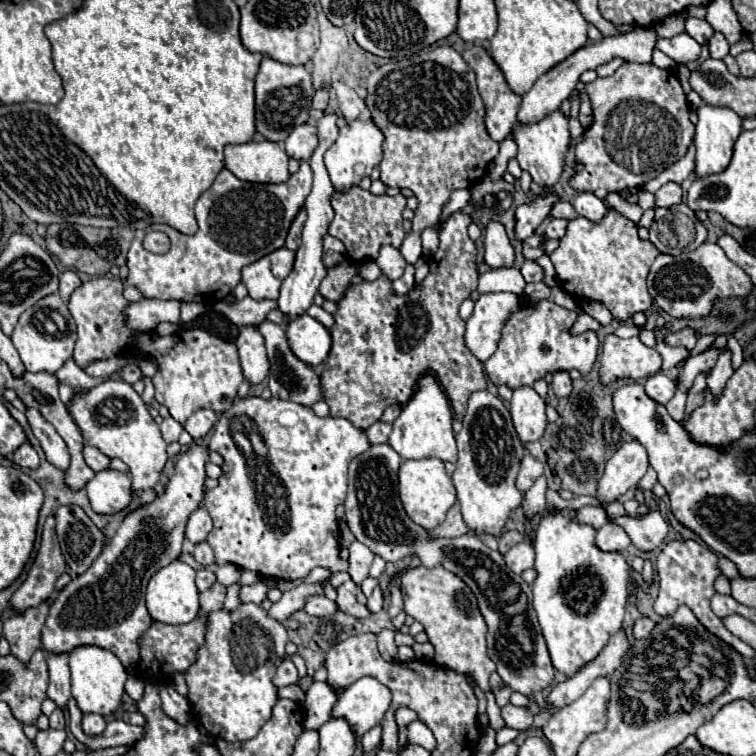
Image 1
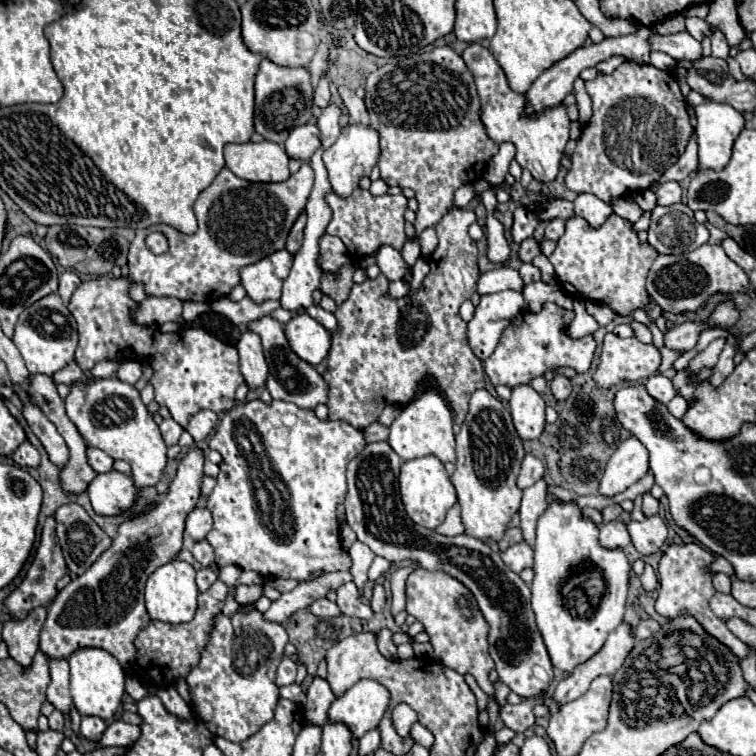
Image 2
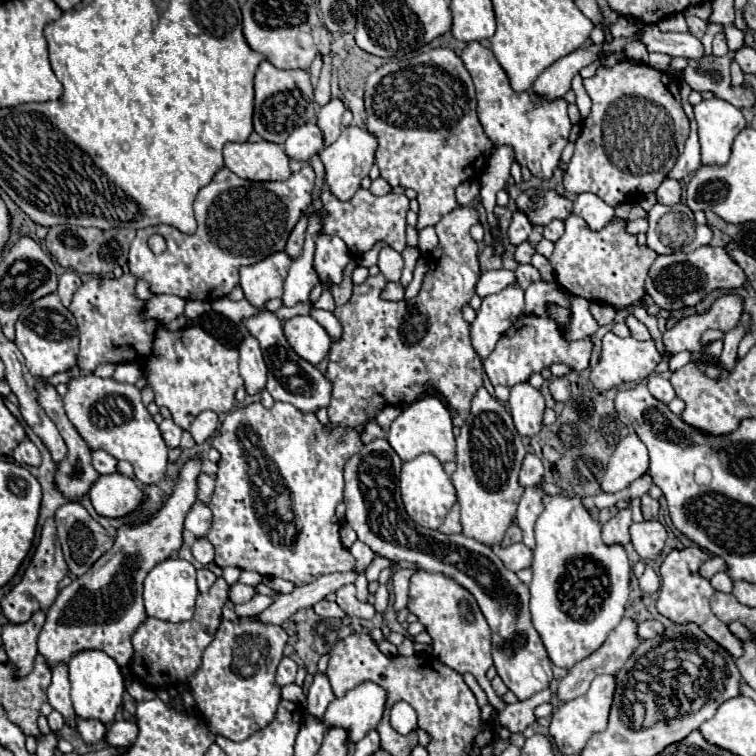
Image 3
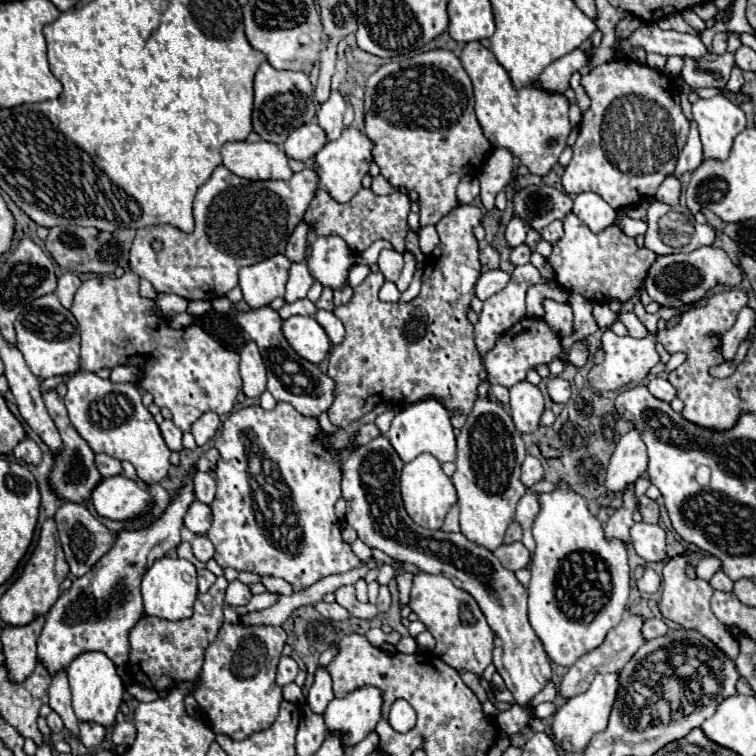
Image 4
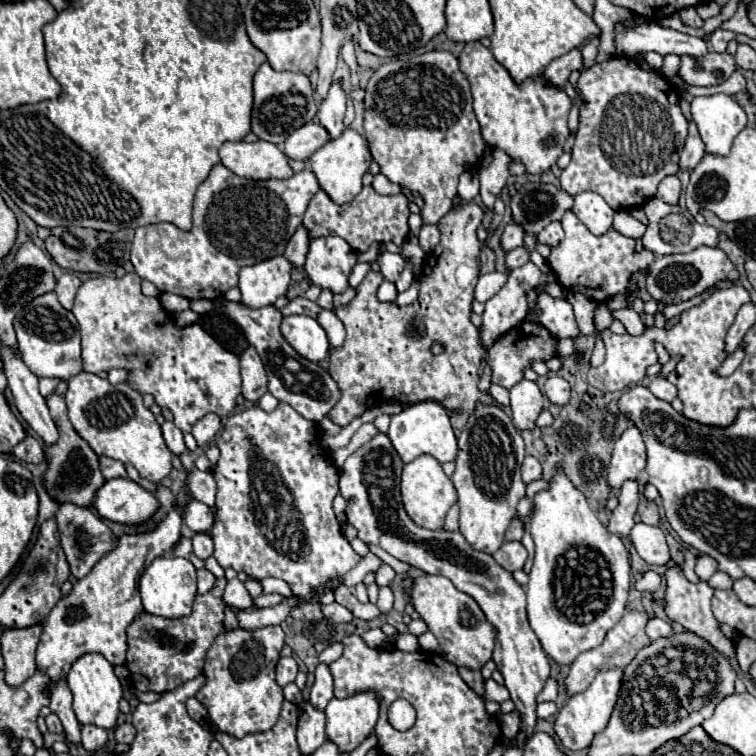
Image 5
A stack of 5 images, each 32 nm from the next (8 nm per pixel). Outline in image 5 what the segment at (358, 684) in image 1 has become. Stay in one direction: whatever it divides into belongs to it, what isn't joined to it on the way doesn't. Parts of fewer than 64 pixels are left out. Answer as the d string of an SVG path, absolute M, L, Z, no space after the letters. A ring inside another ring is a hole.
M356 692L348 698L332 698L326 706L326 734L342 752L354 750L376 726L380 704L376 692Z

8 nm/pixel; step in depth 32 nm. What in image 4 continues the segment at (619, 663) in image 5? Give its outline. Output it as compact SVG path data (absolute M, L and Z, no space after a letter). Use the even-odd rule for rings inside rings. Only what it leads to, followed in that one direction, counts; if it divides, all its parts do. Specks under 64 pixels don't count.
M624 614L622 620L620 620L620 624L608 632L606 640L604 640L596 650L584 654L584 656L566 672L566 676L562 678L560 688L558 688L560 696L566 698L566 700L568 700L568 698L574 698L574 696L578 696L578 694L582 694L582 692L588 690L588 686L590 686L590 682L594 680L596 674L602 674L602 672L620 672L620 670L624 668L624 664L636 654L636 650L646 642L646 640L642 638L642 634L640 634L640 626L642 626L642 618L640 618L640 616Z

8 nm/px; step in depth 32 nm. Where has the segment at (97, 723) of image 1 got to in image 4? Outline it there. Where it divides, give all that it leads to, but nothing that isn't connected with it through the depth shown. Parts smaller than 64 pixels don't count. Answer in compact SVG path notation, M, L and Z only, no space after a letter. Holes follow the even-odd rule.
M80 722L80 740L84 742L86 748L94 748L98 746L104 736L106 736L106 728L102 724L86 724L86 722Z

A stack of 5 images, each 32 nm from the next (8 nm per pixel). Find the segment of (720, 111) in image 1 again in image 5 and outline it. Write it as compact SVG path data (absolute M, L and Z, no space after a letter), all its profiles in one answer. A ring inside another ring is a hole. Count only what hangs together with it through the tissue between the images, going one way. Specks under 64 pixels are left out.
M728 94L694 98L692 118L698 126L706 154L728 156L732 140L746 128L746 114Z

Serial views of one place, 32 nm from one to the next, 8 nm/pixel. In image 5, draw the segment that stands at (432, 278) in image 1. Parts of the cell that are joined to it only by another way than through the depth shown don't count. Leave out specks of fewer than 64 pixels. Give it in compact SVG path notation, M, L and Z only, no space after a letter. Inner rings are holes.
M462 202L458 212L450 210L440 222L440 244L428 254L426 270L422 272L420 296L414 304L400 308L394 302L380 302L376 298L378 286L384 276L380 272L368 272L362 284L356 288L356 296L346 306L336 308L336 316L342 320L346 328L346 340L340 348L330 350L330 376L336 380L340 388L340 400L330 410L328 418L338 426L348 426L354 418L362 416L370 410L378 398L404 398L404 404L414 404L420 400L436 400L444 404L446 410L452 412L452 426L462 428L472 414L476 402L484 398L478 390L480 366L484 358L484 348L478 344L478 330L470 322L474 286L480 276L480 242L476 238L476 228L482 222L482 208L474 202ZM432 344L442 344L444 352L434 354Z

